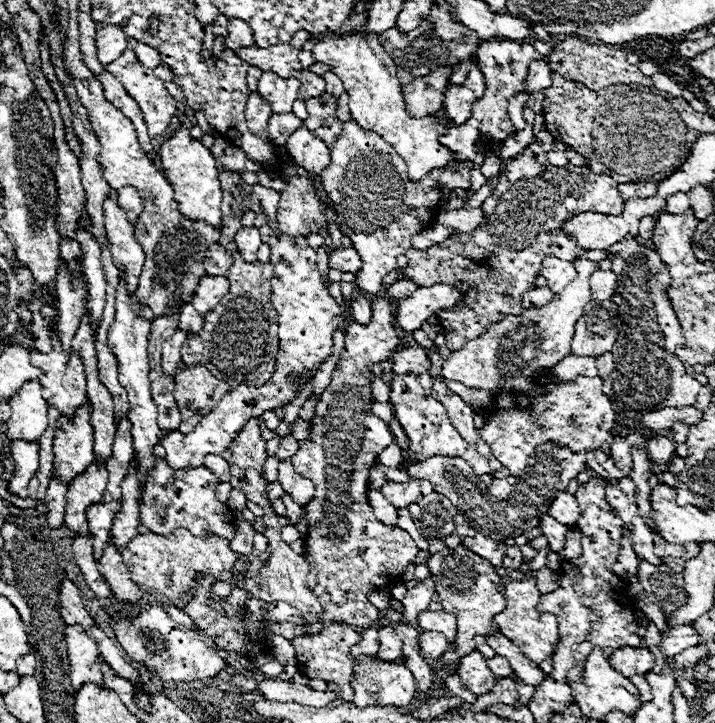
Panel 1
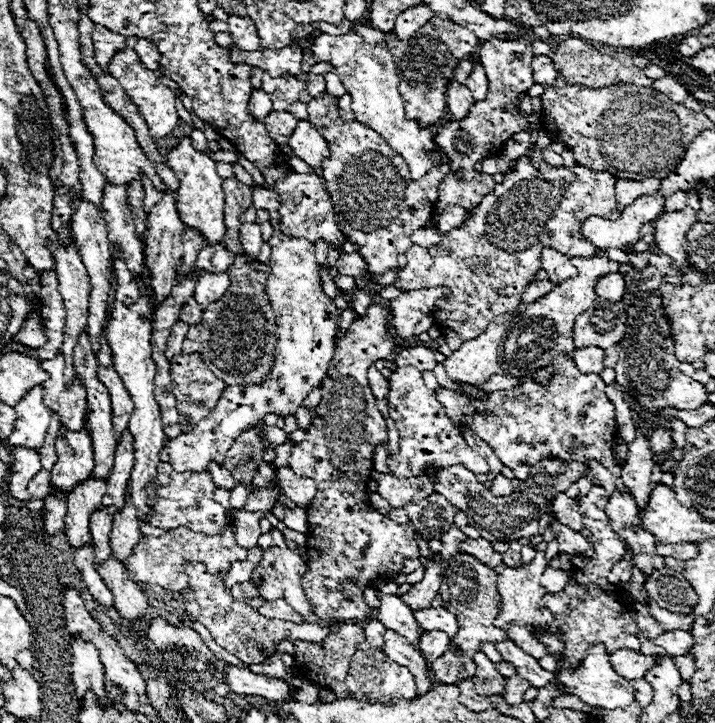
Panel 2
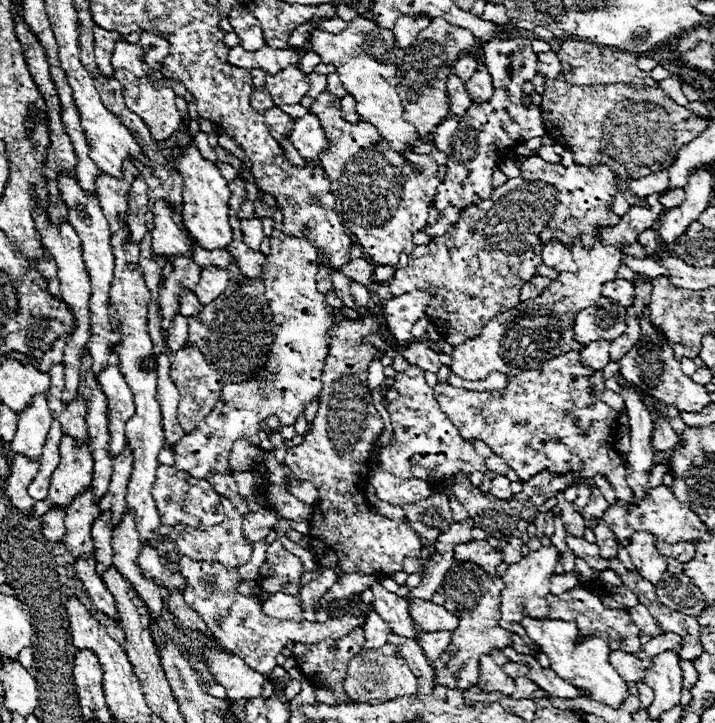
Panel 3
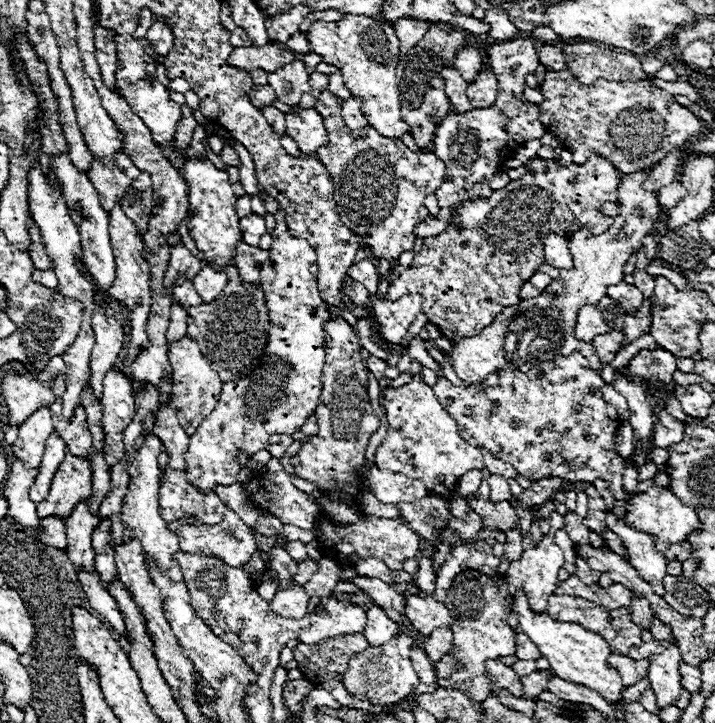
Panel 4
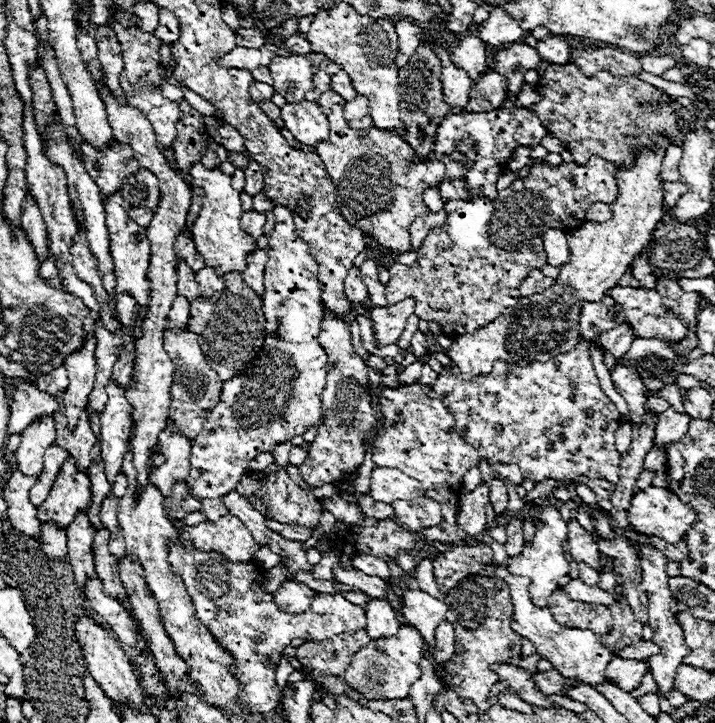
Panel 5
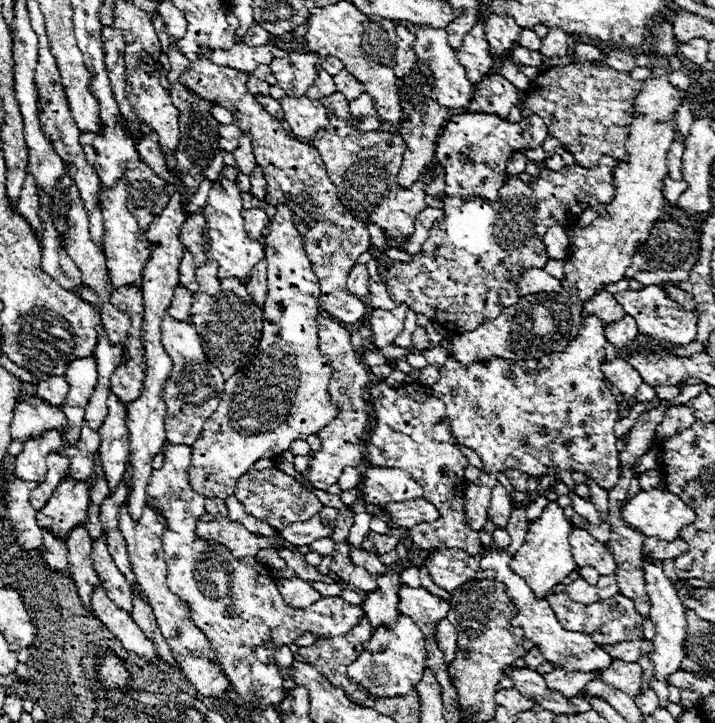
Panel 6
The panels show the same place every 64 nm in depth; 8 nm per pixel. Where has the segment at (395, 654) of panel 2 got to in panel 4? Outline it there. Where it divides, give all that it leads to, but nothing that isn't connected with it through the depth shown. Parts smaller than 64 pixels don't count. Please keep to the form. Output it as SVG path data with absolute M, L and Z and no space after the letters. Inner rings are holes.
M412 648L412 666L416 668L418 676L420 676L420 682L418 686L410 692L410 696L406 696L406 700L414 700L418 694L428 694L428 692L434 692L438 688L436 684L436 670L434 670L434 664L430 662L430 658L426 656L426 652L422 648Z

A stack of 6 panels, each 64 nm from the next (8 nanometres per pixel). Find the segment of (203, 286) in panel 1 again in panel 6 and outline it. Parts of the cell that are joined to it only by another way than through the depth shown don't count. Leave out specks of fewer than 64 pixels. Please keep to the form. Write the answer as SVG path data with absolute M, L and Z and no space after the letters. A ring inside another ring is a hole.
M208 262L200 268L196 268L196 280L202 292L206 294L216 294L220 290L220 280L218 280L218 262Z

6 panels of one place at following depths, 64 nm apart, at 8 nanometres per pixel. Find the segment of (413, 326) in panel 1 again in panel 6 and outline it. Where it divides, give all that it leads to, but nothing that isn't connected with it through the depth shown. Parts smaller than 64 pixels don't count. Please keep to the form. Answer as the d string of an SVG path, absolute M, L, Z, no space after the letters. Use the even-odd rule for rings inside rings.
M400 304L394 310L372 310L368 322L374 336L372 342L376 348L386 348L402 332L406 308L406 304Z

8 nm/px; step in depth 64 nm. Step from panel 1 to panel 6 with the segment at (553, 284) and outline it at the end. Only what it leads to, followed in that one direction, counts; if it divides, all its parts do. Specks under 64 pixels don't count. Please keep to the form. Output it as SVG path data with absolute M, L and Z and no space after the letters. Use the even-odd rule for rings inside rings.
M554 224L552 228L548 228L548 232L544 234L544 244L546 244L548 258L554 258L554 260L566 260L568 258L570 238L568 238L568 230L564 226Z

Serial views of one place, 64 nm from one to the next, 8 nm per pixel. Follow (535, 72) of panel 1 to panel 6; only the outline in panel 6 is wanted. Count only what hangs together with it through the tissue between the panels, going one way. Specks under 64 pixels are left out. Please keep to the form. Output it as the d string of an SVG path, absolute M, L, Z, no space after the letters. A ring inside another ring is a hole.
M550 28L548 36L542 38L540 52L544 56L548 56L548 58L554 58L554 56L562 58L562 56L566 56L566 52L568 52L566 38L568 38L568 34L566 32L560 32L560 28Z

